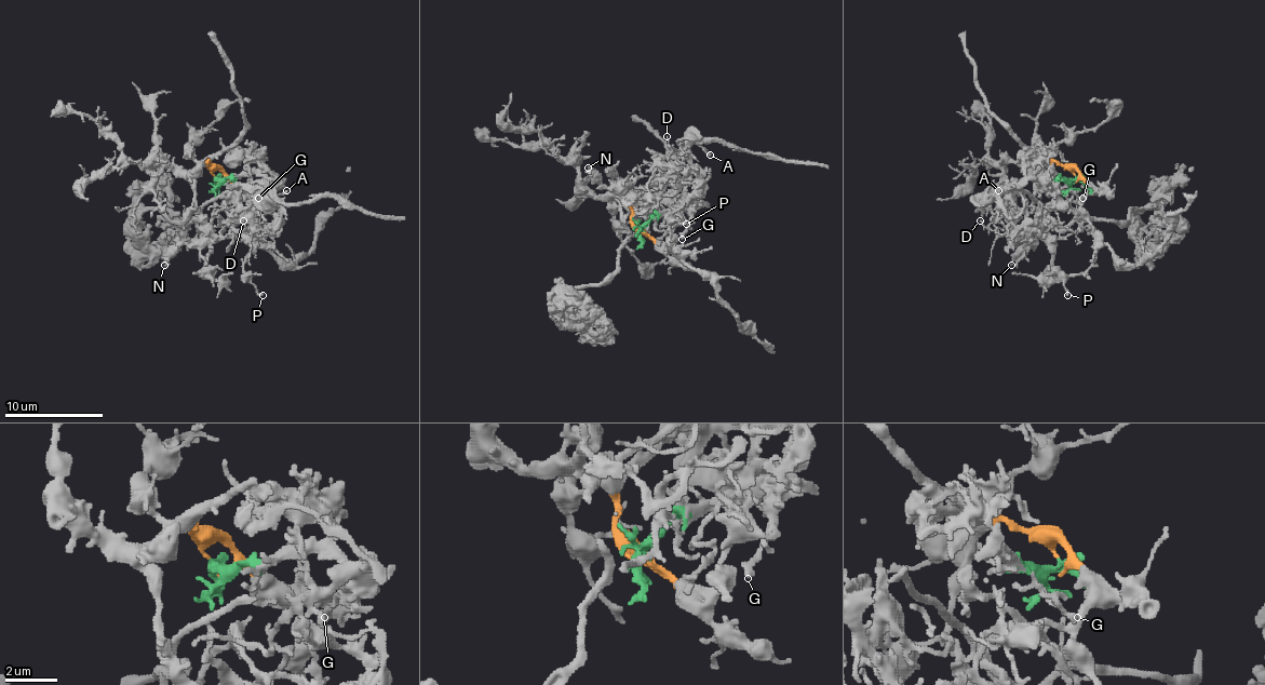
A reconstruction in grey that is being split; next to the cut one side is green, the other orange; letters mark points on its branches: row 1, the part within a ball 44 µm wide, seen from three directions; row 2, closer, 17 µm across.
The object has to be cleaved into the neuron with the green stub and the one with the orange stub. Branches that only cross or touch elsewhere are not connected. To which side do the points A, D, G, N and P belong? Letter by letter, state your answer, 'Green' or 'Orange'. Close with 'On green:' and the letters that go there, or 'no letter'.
A: Green
D: Green
G: Green
N: Orange
P: Orange
On green: A, D, G

